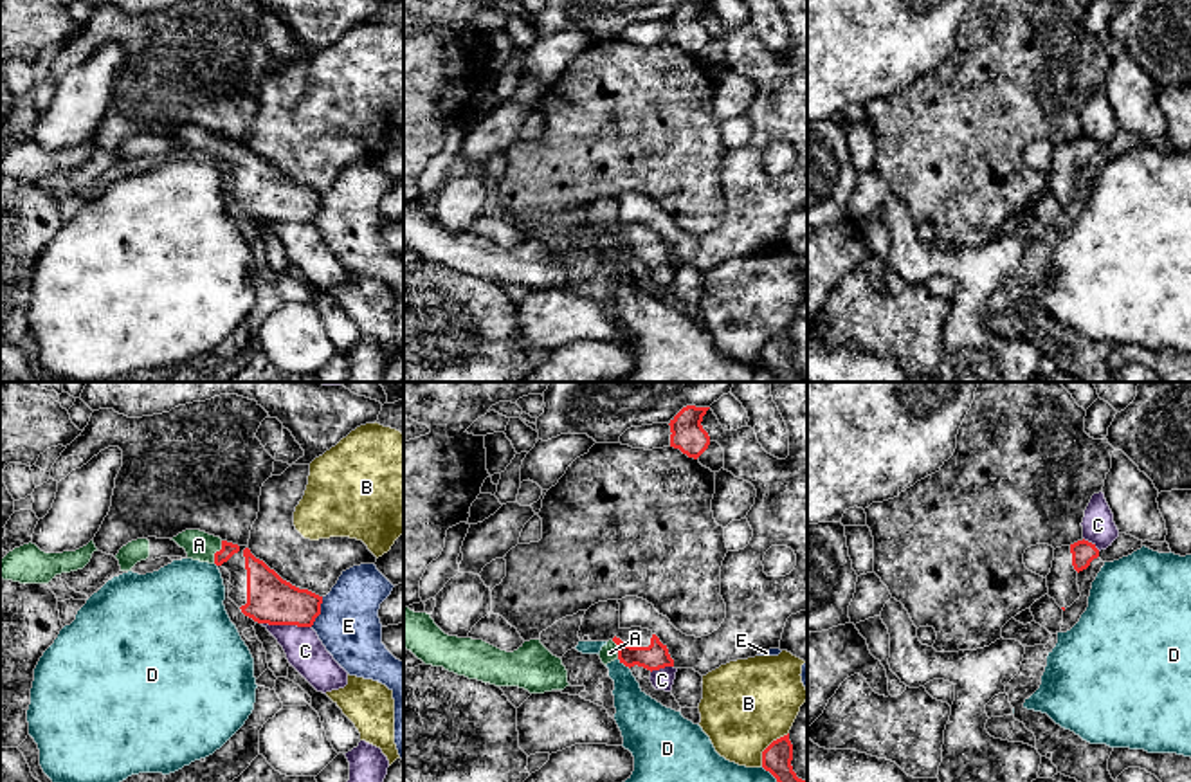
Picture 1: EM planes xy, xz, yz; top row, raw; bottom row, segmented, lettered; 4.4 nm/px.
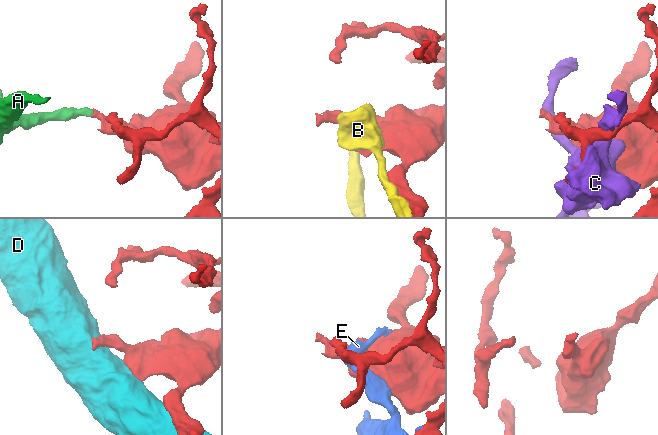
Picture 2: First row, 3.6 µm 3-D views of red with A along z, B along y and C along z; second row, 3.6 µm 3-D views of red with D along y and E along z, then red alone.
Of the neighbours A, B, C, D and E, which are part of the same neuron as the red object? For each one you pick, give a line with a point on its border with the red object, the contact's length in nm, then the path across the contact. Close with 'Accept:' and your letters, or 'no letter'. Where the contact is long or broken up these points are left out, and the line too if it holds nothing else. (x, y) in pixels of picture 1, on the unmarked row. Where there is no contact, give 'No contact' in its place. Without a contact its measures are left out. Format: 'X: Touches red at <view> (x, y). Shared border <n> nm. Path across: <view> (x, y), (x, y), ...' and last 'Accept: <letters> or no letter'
A: Touches red at xy (217, 148). Shared border 110 nm. Path across: xy (227, 146), (217, 148), (199, 141)
Accept: A

